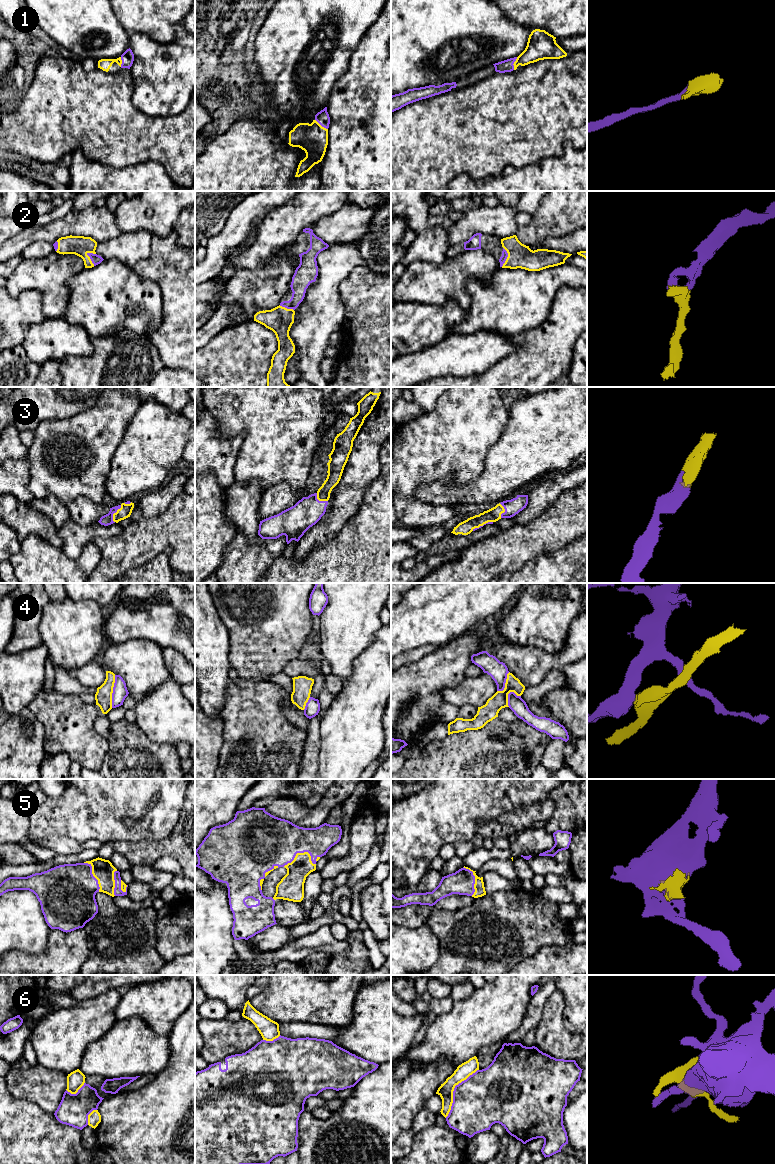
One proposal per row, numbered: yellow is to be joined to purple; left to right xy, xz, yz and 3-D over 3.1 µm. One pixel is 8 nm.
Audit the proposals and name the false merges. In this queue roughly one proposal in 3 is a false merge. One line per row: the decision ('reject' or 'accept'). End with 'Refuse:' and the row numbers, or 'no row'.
1: accept
2: accept
3: accept
4: reject
5: accept
6: reject
Refuse: 4, 6

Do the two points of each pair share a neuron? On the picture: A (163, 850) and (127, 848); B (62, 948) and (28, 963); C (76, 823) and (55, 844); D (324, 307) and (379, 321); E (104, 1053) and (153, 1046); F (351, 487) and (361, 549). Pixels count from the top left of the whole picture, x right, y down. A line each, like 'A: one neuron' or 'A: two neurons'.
A: one neuron
B: one neuron
C: two neurons
D: two neurons
E: one neuron
F: two neurons

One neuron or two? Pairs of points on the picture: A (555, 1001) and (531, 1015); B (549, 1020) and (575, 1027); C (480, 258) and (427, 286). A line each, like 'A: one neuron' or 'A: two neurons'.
A: two neurons
B: two neurons
C: one neuron

